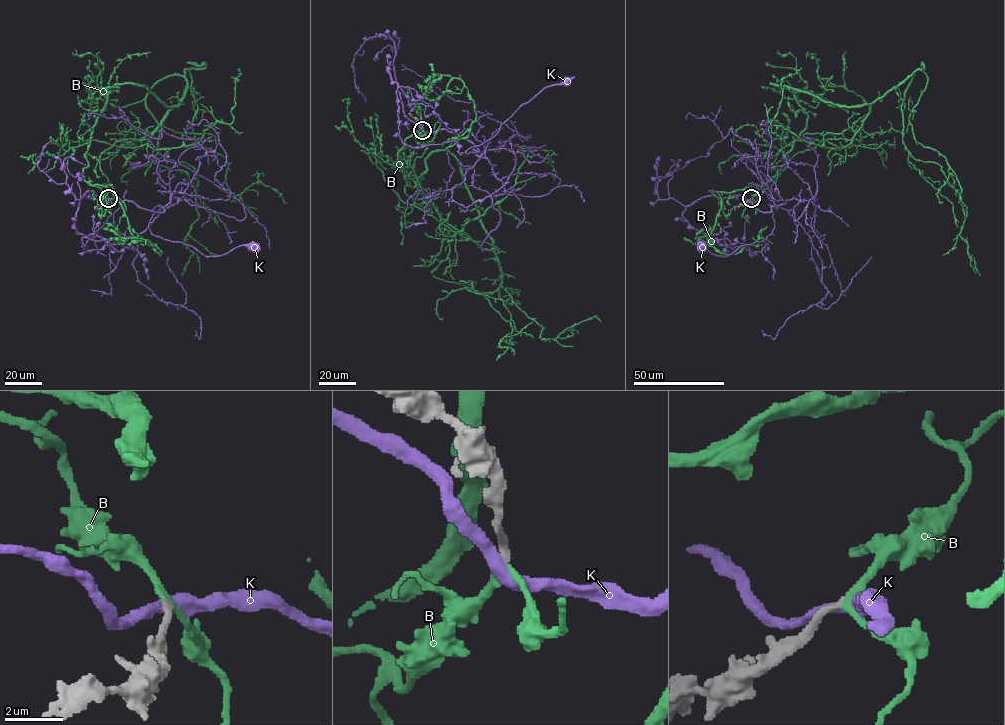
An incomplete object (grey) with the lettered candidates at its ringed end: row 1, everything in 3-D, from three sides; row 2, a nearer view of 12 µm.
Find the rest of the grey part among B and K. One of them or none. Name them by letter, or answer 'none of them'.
B

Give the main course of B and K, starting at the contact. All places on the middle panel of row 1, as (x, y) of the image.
B: (423, 130), (398, 161), (414, 187), (456, 158), (501, 272), (460, 283), (509, 321), (496, 359)
K: (423, 130), (447, 129), (468, 139), (477, 151), (463, 154), (490, 139), (520, 107), (545, 88), (566, 81)

